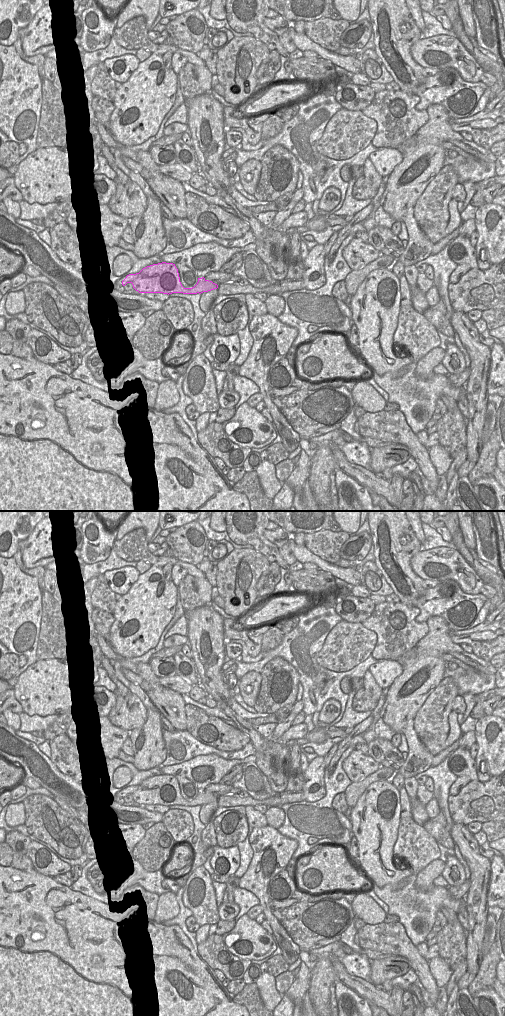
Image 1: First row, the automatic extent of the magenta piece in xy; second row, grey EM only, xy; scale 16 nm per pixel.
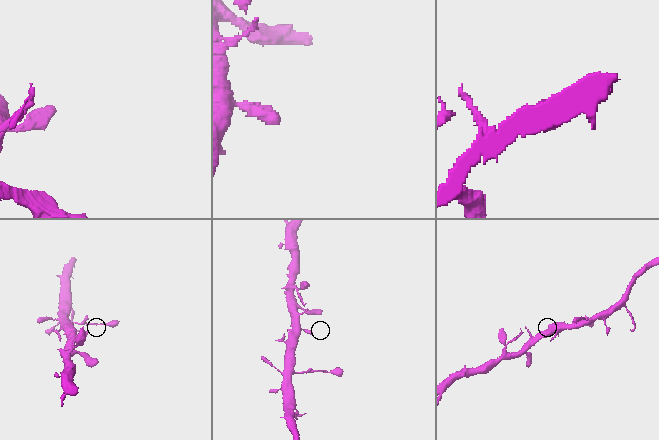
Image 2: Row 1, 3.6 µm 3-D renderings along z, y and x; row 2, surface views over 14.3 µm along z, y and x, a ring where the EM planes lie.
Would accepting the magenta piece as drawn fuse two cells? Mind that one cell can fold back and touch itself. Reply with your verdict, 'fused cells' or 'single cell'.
single cell

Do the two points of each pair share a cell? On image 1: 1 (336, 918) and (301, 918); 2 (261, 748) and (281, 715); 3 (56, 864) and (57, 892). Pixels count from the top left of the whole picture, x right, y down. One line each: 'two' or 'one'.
1: one
2: two
3: two

